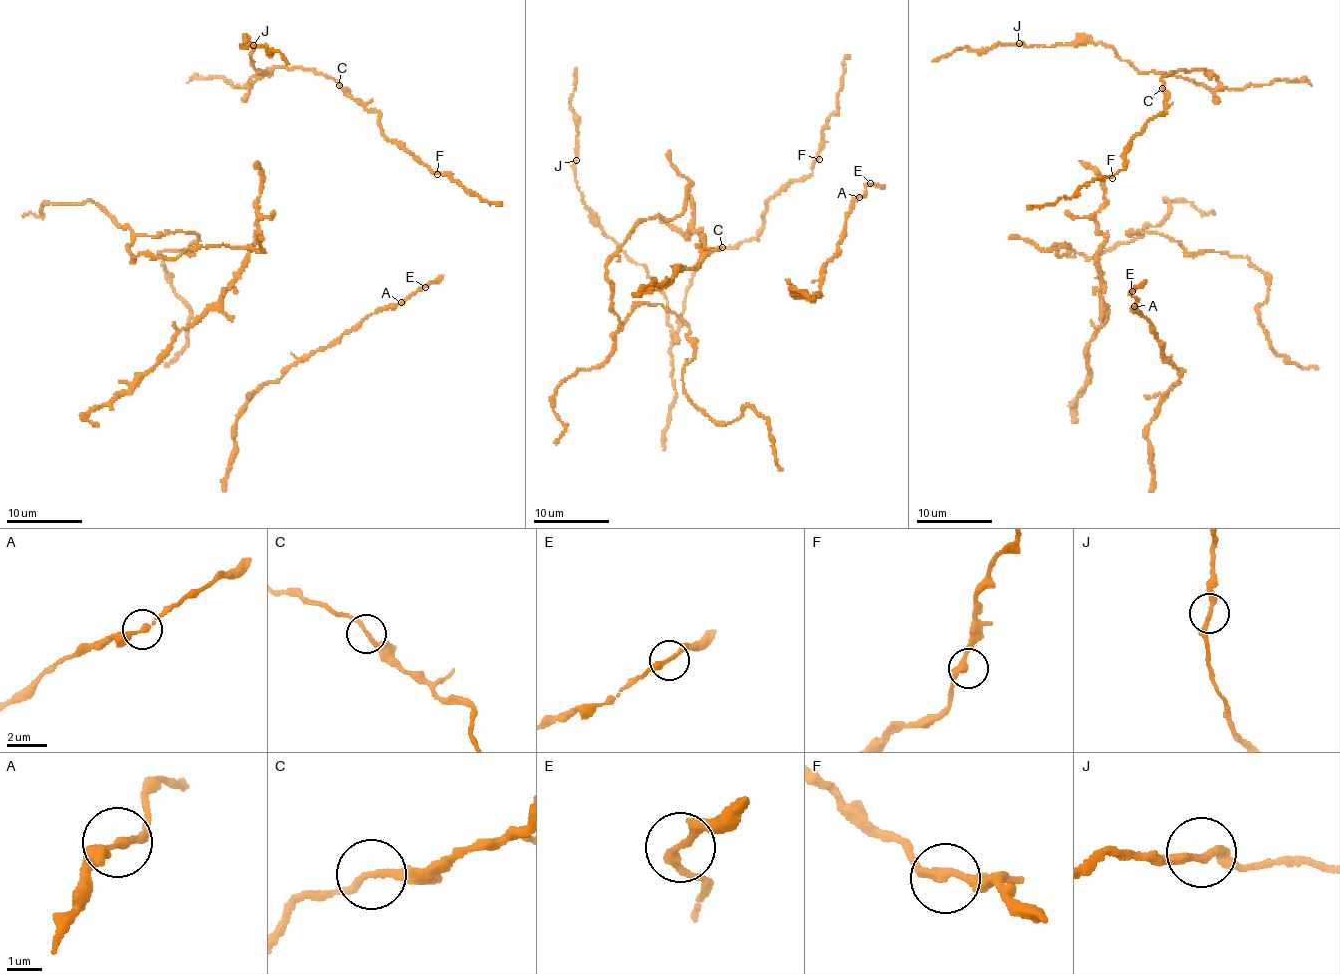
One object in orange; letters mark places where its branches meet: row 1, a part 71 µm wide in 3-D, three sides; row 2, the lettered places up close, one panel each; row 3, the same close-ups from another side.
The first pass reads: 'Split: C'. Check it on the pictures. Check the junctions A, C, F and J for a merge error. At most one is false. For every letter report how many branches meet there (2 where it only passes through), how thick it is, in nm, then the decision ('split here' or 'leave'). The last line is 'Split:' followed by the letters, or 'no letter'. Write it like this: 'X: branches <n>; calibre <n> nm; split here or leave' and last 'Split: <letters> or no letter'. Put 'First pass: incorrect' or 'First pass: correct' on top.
First pass: incorrect
A: branches 2; calibre 240 nm; leave
C: branches 2; calibre 190 nm; leave
F: branches 2; calibre 240 nm; leave
J: branches 2; calibre 240 nm; leave
Split: no letter

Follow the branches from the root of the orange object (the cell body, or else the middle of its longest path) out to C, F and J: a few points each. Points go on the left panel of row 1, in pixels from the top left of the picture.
C: (313, 70), (331, 78), (339, 85)
F: (313, 70), (331, 78), (367, 110), (379, 112), (384, 135), (437, 174)
J: (313, 70), (278, 66), (250, 79), (250, 88), (266, 74), (255, 69), (249, 43), (241, 48), (253, 45)

